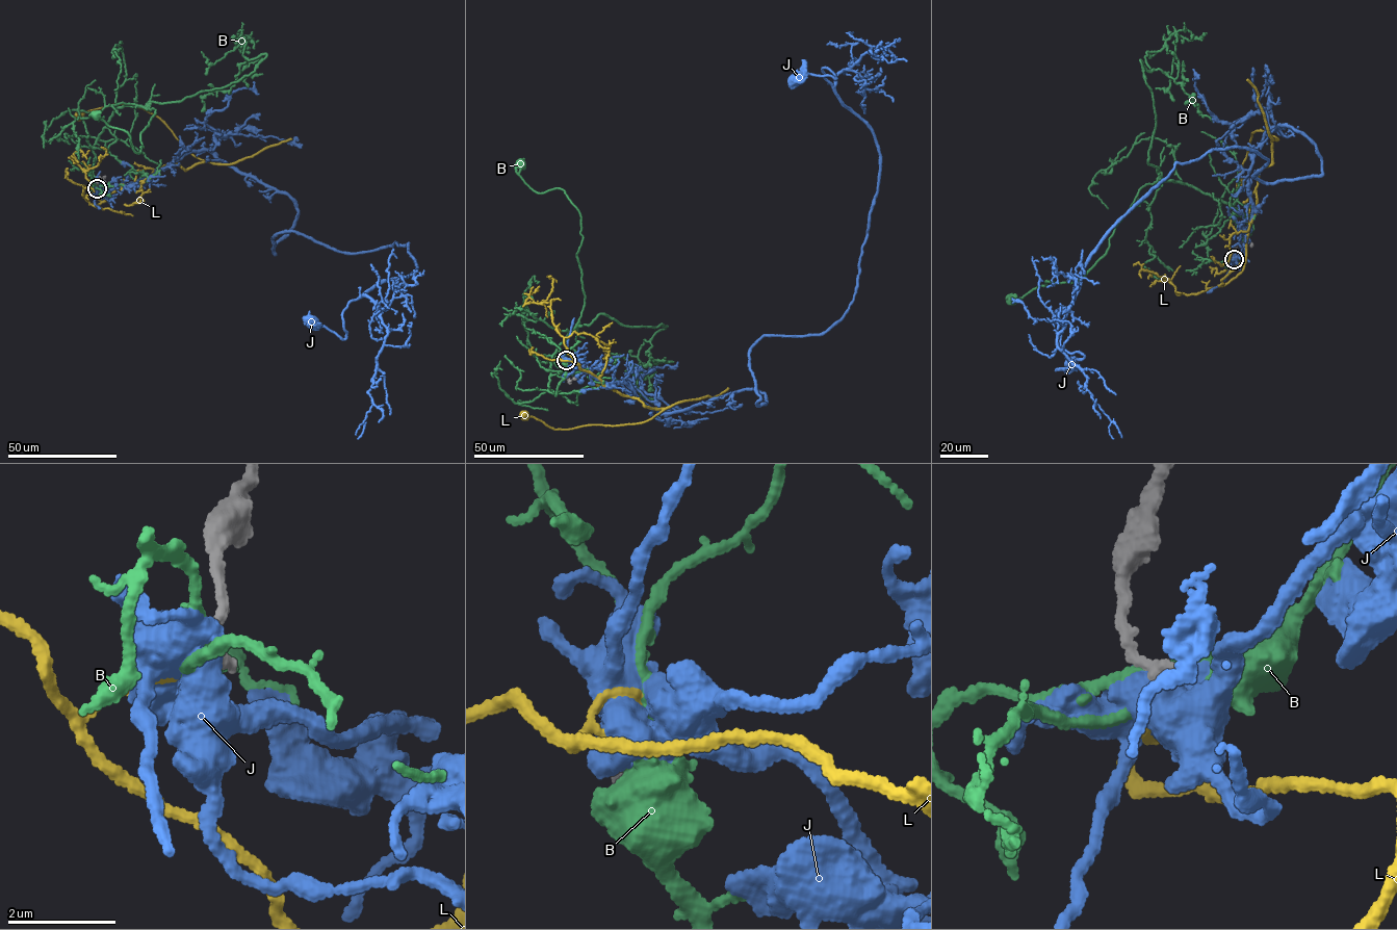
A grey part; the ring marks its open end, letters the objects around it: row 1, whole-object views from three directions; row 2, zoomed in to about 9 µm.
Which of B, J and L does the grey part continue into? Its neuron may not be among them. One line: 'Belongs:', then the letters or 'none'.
Belongs: none

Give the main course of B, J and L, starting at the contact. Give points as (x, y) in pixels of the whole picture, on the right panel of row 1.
B: (1232, 259), (1250, 234), (1247, 217), (1193, 186), (1157, 181), (1140, 188), (1083, 277), (1046, 281), (1012, 301)
J: (1233, 259), (1266, 131), (1302, 133), (1322, 175), (1213, 149), (1112, 227), (1074, 362)
L: (1233, 259), (1244, 263), (1259, 172), (1271, 163), (1275, 136), (1251, 132), (1240, 185)

